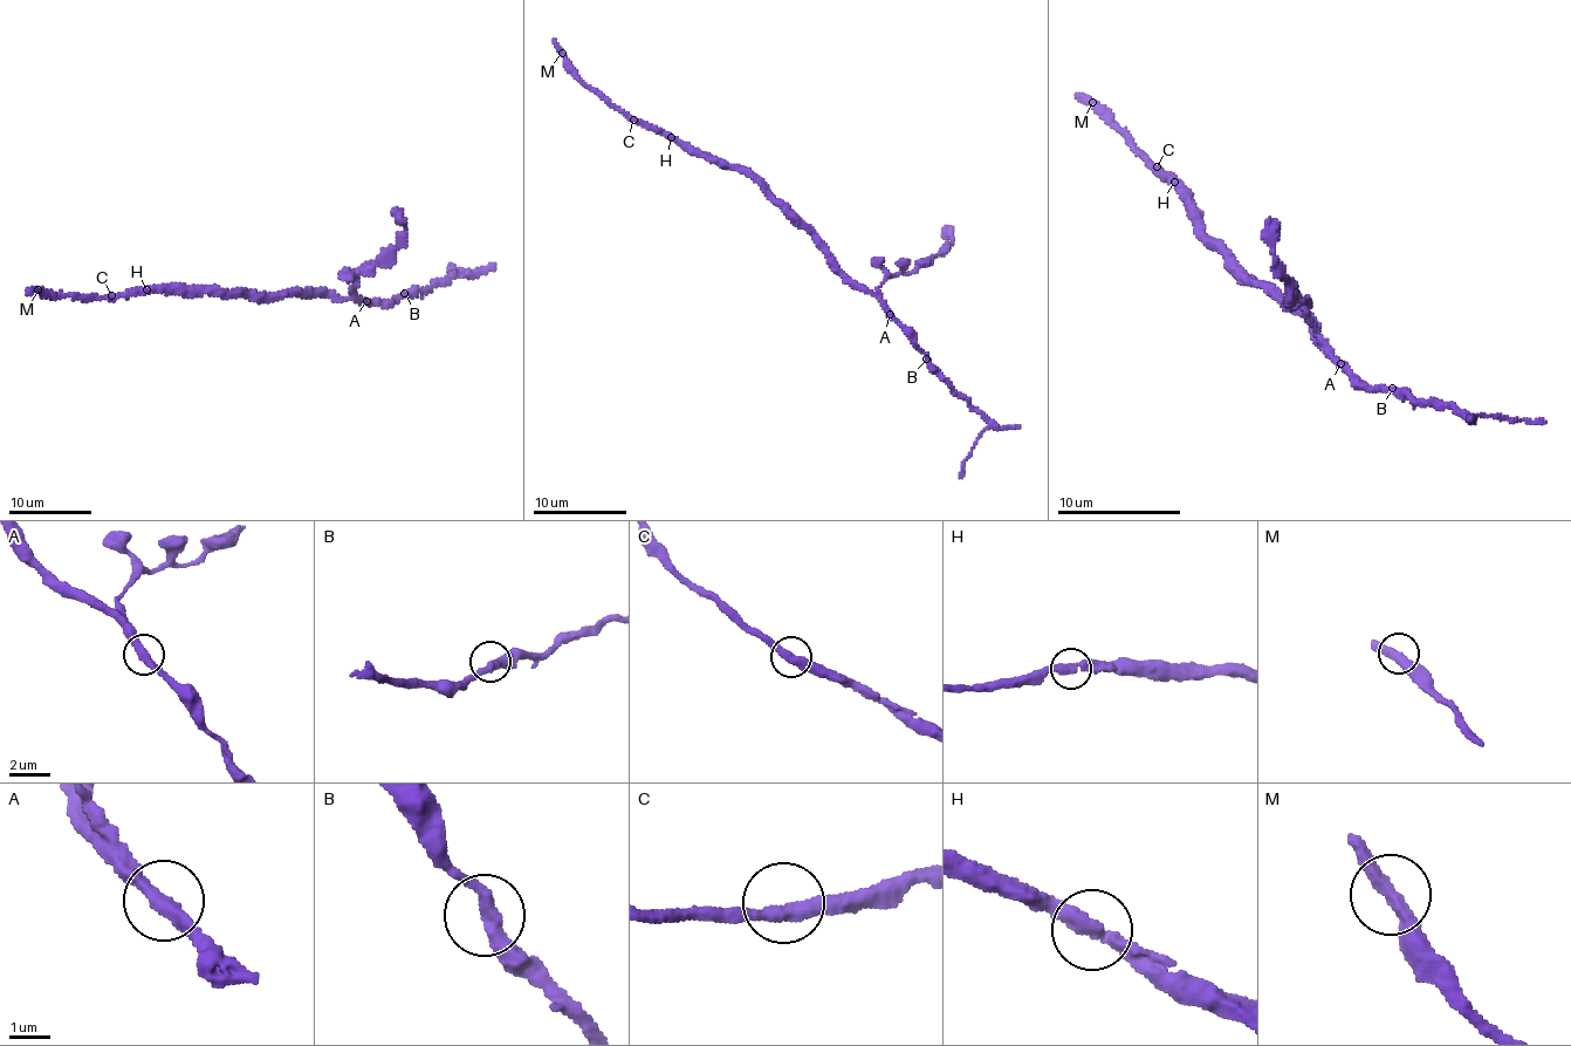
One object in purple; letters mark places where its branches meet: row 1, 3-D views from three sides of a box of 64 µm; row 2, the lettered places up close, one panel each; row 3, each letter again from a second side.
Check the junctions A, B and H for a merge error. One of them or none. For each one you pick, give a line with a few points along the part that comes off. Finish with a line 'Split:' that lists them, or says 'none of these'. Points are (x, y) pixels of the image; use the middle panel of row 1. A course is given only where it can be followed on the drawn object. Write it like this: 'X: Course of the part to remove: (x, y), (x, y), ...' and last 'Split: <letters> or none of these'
Split: none of these

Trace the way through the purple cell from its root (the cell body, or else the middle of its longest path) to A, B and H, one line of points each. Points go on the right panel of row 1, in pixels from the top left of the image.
A: (1261, 284), (1292, 303), (1311, 327), (1314, 340), (1328, 346), (1340, 363)
B: (1261, 284), (1292, 303), (1311, 327), (1314, 340), (1328, 346), (1367, 387), (1381, 391), (1392, 388)
H: (1261, 284), (1237, 271), (1225, 252), (1208, 243), (1201, 231), (1200, 217), (1191, 206), (1187, 191), (1174, 182)

